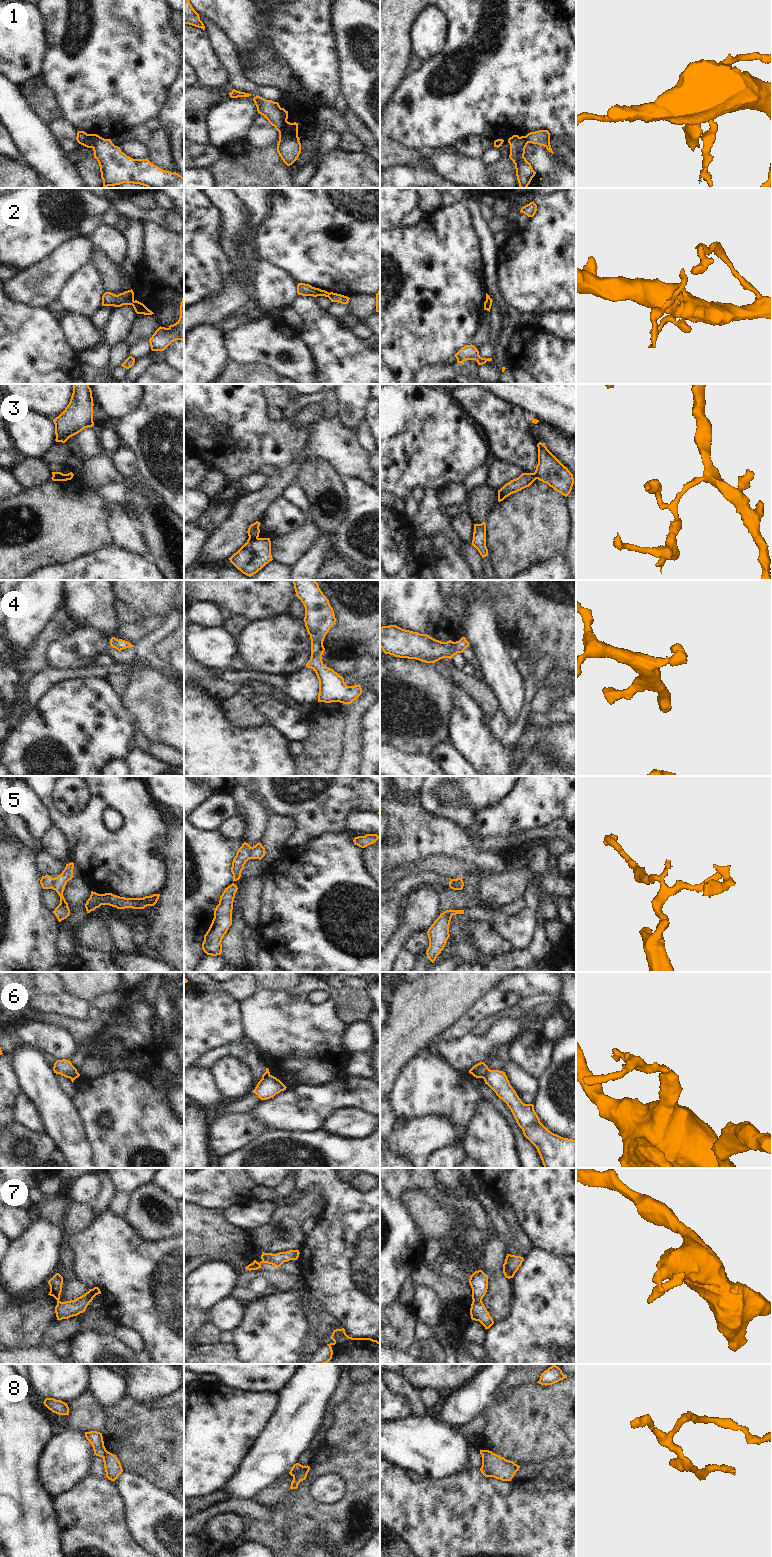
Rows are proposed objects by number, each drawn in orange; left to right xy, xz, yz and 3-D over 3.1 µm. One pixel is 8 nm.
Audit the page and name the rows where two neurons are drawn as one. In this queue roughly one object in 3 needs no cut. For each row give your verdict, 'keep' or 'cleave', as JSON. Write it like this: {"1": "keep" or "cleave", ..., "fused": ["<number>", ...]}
{"1": "cleave", "2": "cleave", "3": "cleave", "4": "keep", "5": "cleave", "6": "cleave", "7": "cleave", "8": "cleave", "fused": ["1", "2", "3", "5", "6", "7", "8"]}

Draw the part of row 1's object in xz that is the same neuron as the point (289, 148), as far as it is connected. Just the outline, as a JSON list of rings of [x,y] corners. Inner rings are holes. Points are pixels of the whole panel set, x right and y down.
[[[259,95],[253,98],[259,114],[263,115],[268,122],[279,132],[277,152],[283,162],[292,165],[301,153],[300,141],[291,135],[296,127],[287,121],[288,111],[281,108],[278,102],[266,100]]]

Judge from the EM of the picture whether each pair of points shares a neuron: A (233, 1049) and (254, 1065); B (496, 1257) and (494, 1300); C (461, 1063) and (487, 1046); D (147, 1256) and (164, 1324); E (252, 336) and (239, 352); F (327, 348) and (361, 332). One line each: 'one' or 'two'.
A: two
B: one
C: one
D: one
E: one
F: two

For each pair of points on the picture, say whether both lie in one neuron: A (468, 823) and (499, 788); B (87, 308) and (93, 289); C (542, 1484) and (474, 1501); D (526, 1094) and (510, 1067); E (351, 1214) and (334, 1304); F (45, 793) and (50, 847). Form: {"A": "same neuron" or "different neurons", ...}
{"A": "same neuron", "B": "same neuron", "C": "different neurons", "D": "same neuron", "E": "same neuron", "F": "different neurons"}

